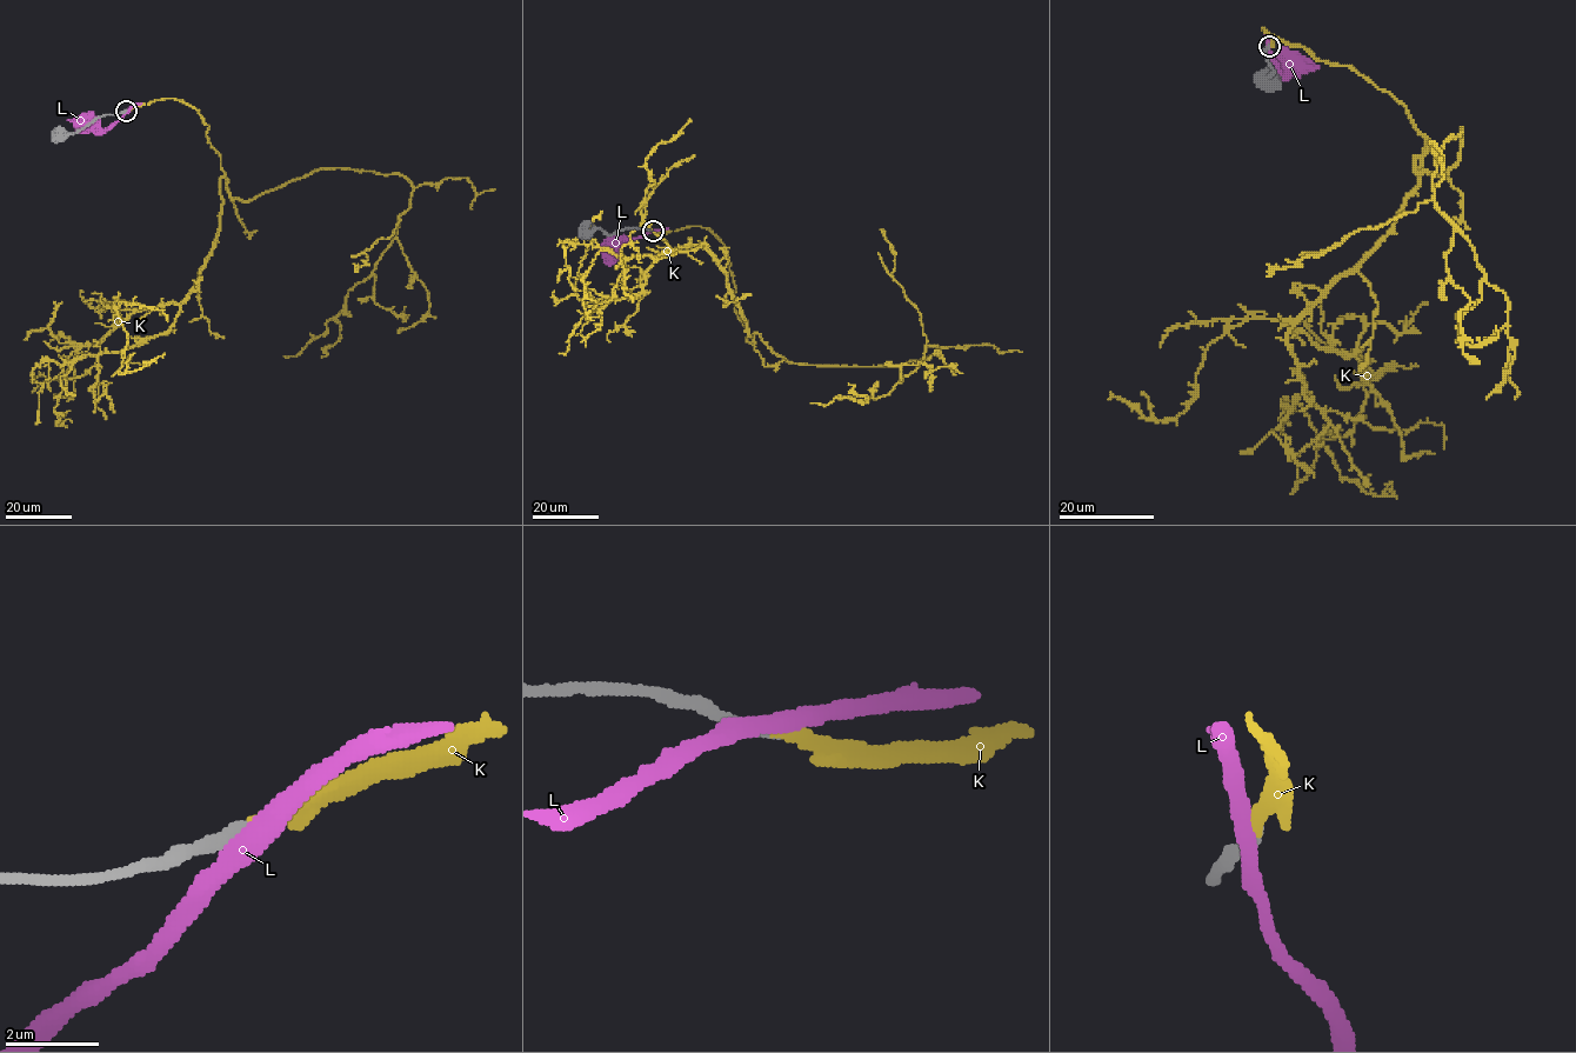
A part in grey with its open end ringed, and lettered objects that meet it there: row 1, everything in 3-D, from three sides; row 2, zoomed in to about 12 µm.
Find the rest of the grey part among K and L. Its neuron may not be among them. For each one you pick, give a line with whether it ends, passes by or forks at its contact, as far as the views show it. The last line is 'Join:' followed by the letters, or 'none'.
K: it ends there
Join: K

